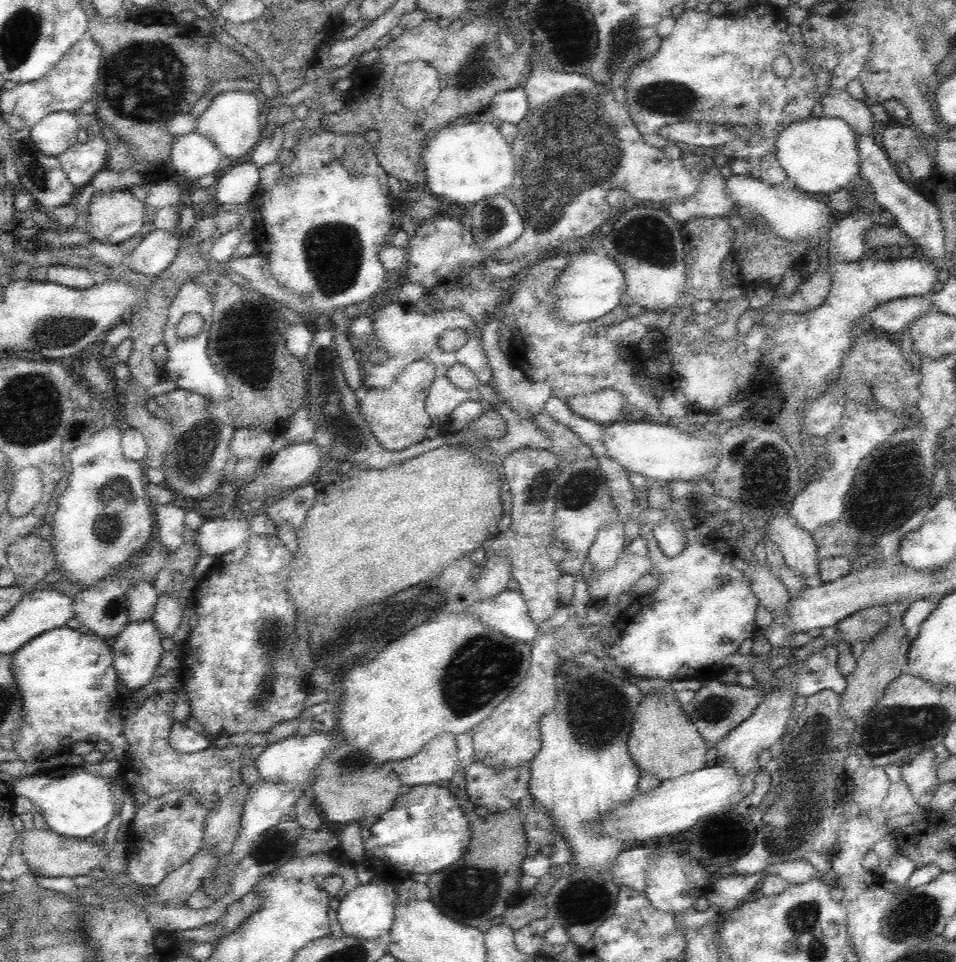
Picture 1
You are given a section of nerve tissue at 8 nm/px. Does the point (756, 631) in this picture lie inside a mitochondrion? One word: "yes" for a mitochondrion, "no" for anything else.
no

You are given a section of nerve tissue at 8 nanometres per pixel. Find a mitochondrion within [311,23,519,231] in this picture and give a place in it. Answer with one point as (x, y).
(478, 71)

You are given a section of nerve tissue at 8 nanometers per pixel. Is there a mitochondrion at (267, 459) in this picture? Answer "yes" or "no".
no

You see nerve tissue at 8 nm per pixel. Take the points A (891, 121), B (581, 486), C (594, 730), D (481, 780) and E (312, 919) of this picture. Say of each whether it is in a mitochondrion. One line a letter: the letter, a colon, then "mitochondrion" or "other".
A: other
B: mitochondrion
C: mitochondrion
D: other
E: other

